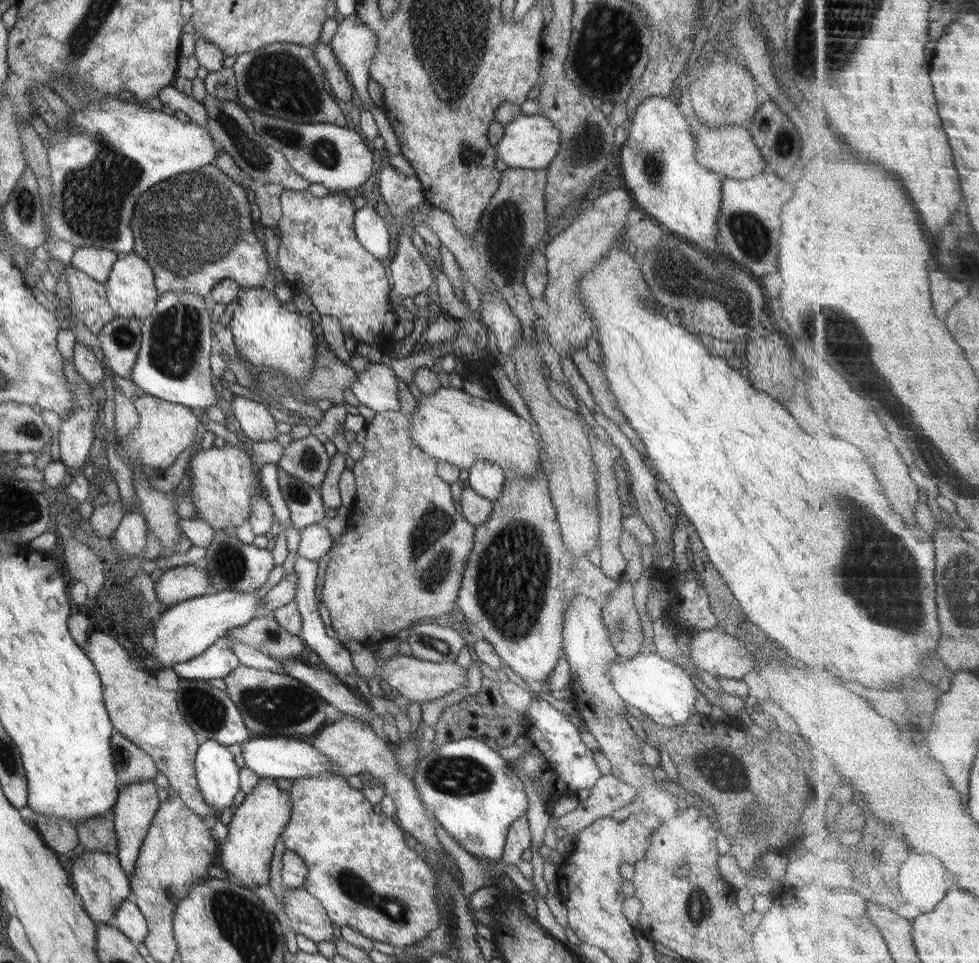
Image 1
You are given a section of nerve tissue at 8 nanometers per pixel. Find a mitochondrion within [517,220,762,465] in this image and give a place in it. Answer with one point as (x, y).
(670, 272)

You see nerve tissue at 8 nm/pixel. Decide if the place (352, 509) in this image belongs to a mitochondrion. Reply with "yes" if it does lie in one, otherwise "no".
no

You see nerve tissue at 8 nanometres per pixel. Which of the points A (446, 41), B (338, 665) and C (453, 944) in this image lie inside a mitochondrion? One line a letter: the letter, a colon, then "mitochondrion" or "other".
A: mitochondrion
B: other
C: mitochondrion

